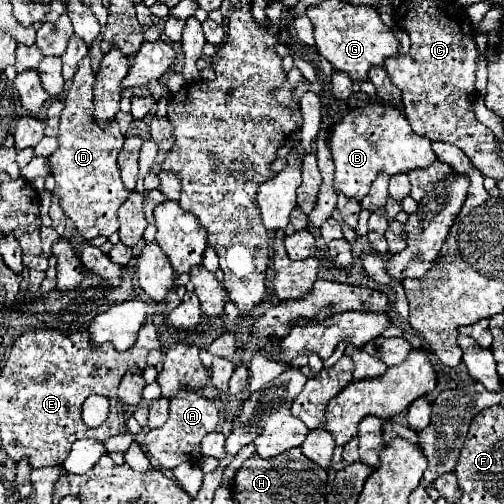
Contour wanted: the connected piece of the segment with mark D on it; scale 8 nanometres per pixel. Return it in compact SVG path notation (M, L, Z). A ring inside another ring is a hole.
M90 57L80 61L78 71L66 93L66 107L60 117L58 139L60 147L50 155L50 171L56 179L54 193L60 197L60 207L66 217L70 217L84 239L94 239L98 235L110 237L118 231L118 207L130 195L120 181L120 169L116 165L116 155L122 149L124 135L118 123L112 121L106 129L100 129L94 121L94 71L90 67Z

